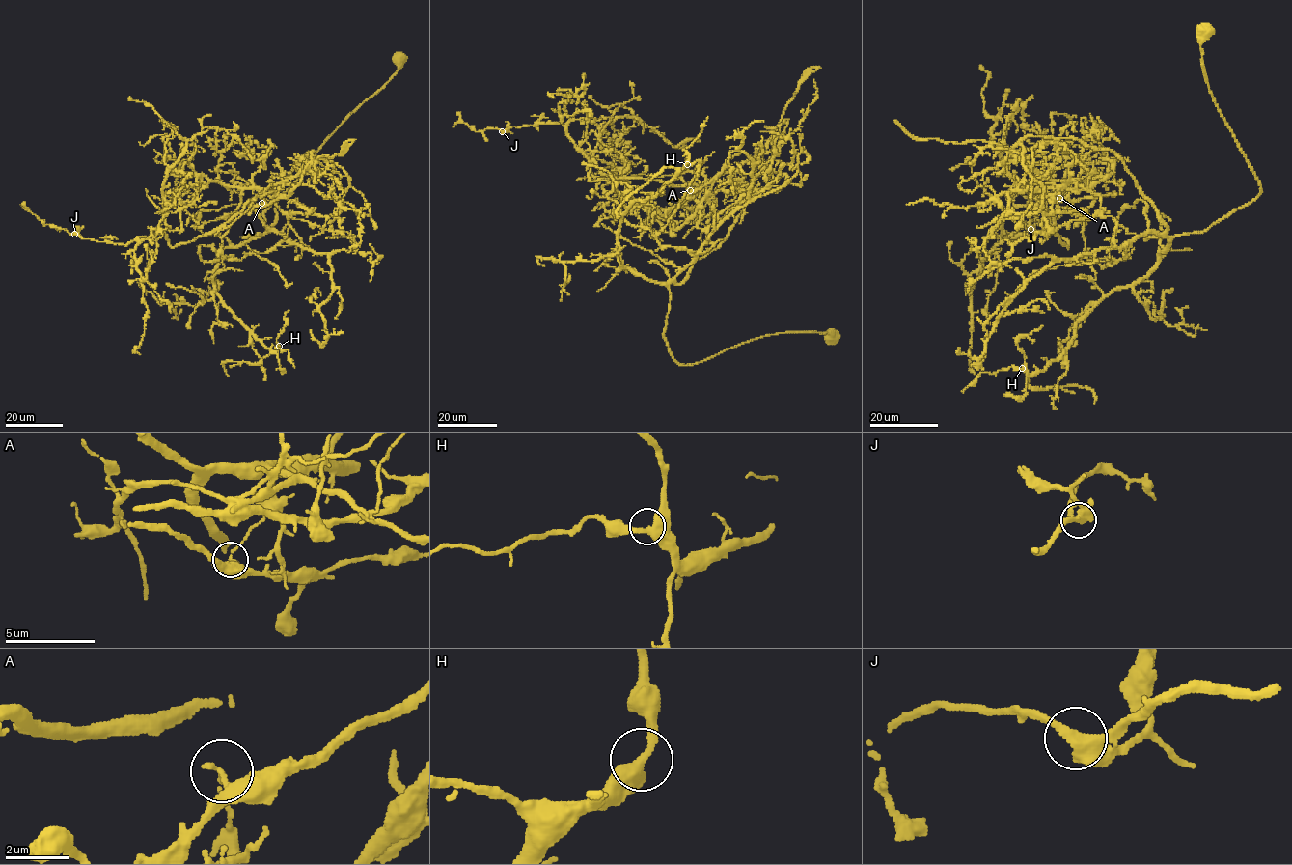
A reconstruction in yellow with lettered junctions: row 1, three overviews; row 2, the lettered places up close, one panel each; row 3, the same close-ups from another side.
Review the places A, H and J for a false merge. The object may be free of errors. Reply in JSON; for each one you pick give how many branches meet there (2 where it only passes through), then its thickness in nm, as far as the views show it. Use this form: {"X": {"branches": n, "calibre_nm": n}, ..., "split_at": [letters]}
{"A": {"branches": 2, "calibre_nm": 150}, "split_at": ["A"]}

